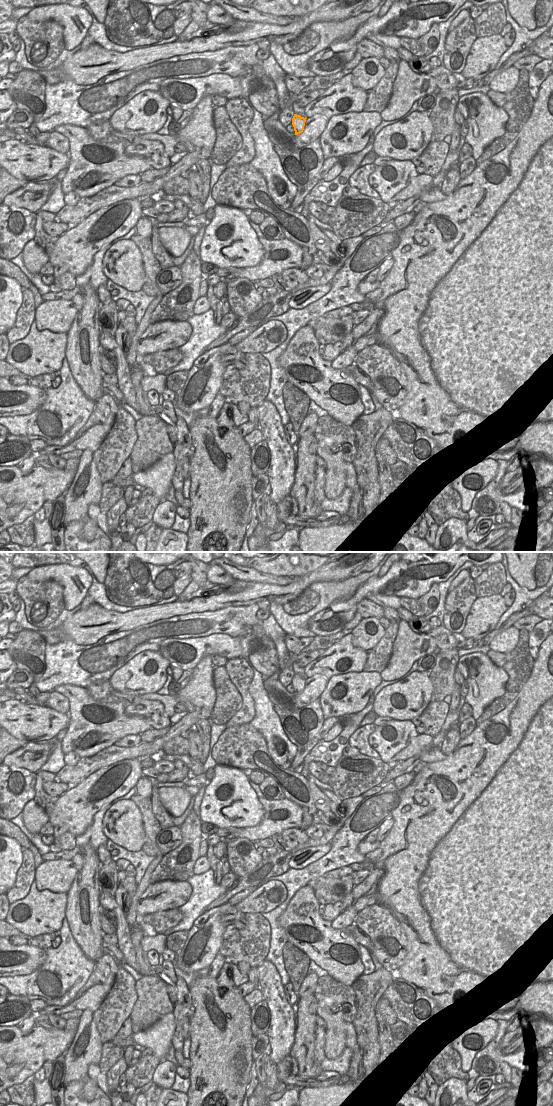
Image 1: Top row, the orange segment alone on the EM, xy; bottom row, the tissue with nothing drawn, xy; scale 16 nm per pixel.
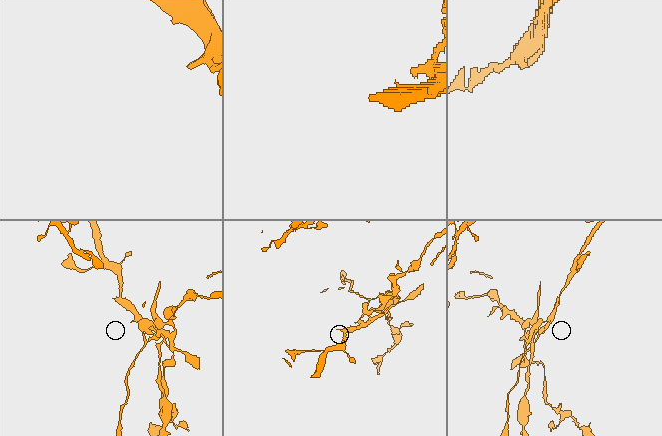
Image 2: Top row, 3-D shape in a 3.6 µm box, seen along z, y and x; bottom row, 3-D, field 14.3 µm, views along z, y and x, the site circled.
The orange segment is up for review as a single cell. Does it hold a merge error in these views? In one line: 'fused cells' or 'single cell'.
fused cells

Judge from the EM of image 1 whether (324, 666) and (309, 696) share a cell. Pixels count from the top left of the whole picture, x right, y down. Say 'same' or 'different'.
different

